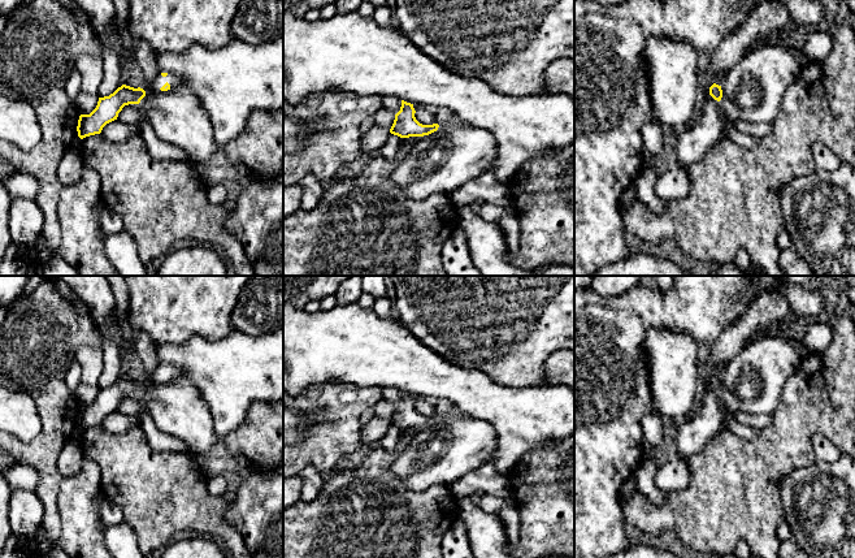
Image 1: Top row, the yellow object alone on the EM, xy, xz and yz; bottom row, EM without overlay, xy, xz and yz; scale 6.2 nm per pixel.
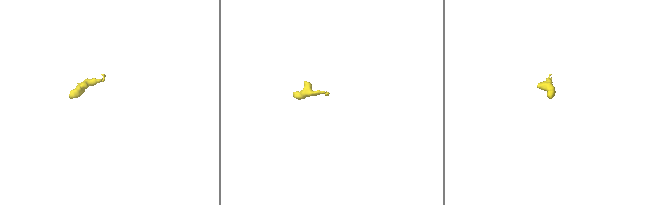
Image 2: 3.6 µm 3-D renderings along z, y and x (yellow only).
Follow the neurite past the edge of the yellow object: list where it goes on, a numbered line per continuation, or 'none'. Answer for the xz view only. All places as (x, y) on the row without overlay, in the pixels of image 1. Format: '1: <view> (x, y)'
none

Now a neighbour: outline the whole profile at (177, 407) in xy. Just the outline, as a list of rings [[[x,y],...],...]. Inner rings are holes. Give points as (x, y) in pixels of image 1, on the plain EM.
[[[146,372],[140,380],[146,388],[138,397],[156,427],[185,441],[192,457],[208,453],[218,437],[199,389],[186,377],[161,382]]]

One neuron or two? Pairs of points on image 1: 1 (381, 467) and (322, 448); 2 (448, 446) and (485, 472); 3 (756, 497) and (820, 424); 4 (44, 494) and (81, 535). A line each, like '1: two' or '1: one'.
1: two
2: two
3: one
4: two

